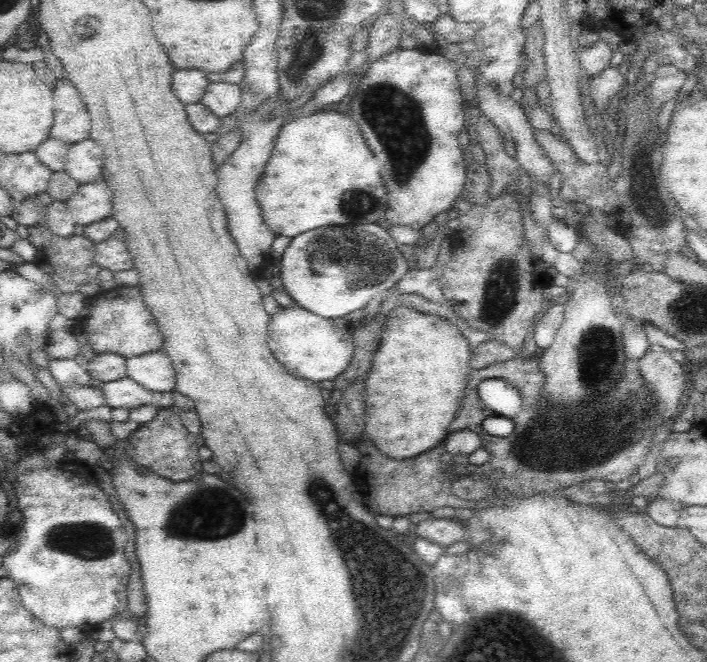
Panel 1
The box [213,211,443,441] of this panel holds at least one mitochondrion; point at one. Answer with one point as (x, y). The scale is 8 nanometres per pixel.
(355, 260)

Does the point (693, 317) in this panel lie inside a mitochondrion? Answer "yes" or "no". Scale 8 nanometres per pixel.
yes

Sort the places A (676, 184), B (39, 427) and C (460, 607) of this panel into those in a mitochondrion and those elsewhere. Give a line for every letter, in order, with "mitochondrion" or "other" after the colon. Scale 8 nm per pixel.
A: other
B: other
C: other

